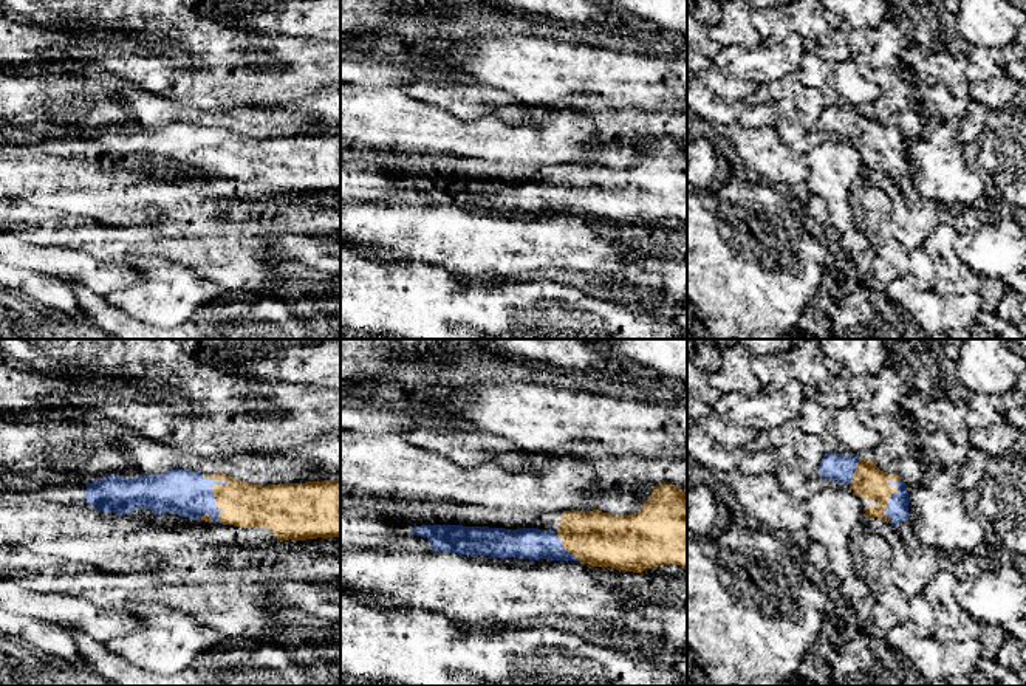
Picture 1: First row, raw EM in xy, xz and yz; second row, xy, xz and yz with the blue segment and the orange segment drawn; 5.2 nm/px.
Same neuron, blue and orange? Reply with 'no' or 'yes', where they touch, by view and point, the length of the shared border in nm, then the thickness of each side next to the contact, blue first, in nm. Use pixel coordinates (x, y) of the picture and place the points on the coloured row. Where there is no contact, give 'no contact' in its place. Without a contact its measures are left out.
yes; meets blue in xy at (212, 496); contact 280 nm long; 240 nm thick on the blue side, 220 nm on the other

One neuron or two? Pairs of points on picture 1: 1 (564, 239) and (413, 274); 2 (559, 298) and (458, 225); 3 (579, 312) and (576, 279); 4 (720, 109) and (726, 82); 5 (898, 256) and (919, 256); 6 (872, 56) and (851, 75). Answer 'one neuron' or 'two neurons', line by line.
1: two neurons
2: two neurons
3: two neurons
4: two neurons
5: one neuron
6: two neurons

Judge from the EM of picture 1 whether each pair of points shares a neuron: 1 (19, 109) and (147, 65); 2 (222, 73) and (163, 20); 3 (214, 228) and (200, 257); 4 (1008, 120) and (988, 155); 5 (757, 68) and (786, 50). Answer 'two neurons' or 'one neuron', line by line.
1: two neurons
2: one neuron
3: two neurons
4: one neuron
5: one neuron

